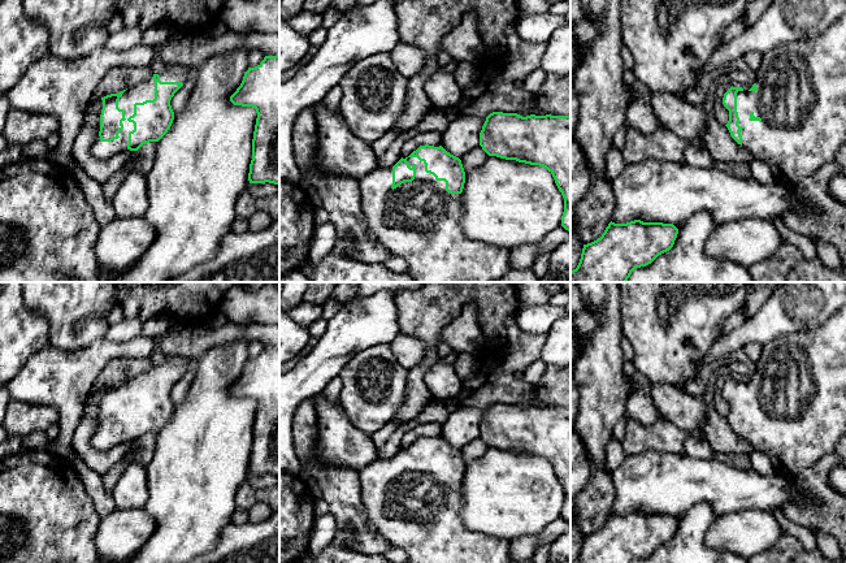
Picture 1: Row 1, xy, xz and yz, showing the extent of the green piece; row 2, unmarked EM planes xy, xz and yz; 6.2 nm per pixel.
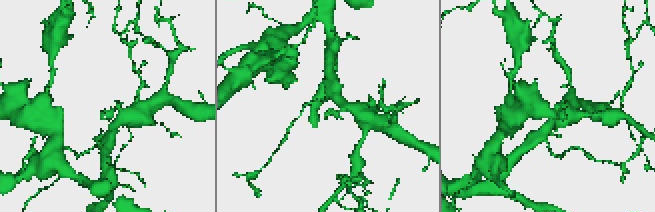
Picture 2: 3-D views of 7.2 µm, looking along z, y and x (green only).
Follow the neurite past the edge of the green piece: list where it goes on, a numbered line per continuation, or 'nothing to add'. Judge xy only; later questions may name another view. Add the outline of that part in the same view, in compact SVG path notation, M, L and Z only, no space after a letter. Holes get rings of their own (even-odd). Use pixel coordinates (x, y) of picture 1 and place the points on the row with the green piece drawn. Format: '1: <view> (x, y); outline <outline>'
1: xy (143, 91); outline M144 81L135 86L129 87L118 100L118 108L125 111L125 121L122 121L123 129L118 133L118 139L112 142L101 142L97 138L91 147L91 152L97 159L109 159L114 155L127 151L129 133L134 130L134 124L127 118L134 114L134 104L143 103L146 100L155 99L155 81Z

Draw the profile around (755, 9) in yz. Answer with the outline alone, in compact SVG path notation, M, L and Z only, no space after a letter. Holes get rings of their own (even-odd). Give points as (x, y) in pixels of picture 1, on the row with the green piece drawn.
M747 0L747 8L742 20L751 26L767 12L772 1L773 0Z

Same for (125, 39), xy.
M125 26L117 33L110 33L104 47L116 52L130 51L142 43L142 36L143 30L140 27Z

